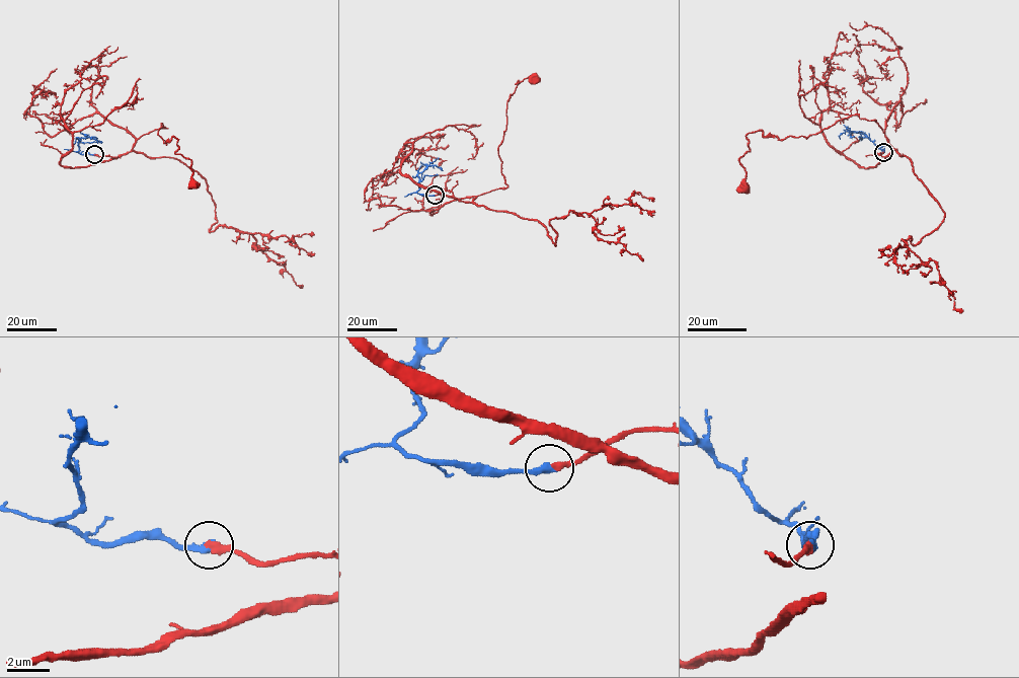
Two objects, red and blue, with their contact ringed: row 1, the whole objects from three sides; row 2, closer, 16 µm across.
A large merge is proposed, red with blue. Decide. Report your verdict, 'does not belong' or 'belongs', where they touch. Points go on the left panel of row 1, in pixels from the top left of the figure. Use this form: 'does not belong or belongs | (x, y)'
belongs | (94, 154)

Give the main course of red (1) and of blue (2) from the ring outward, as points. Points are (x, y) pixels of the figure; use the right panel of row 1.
1: (883, 151), (891, 147), (882, 130), (858, 115), (806, 138), (750, 132), (743, 187)
2: (883, 151), (863, 134), (847, 131), (854, 137)

